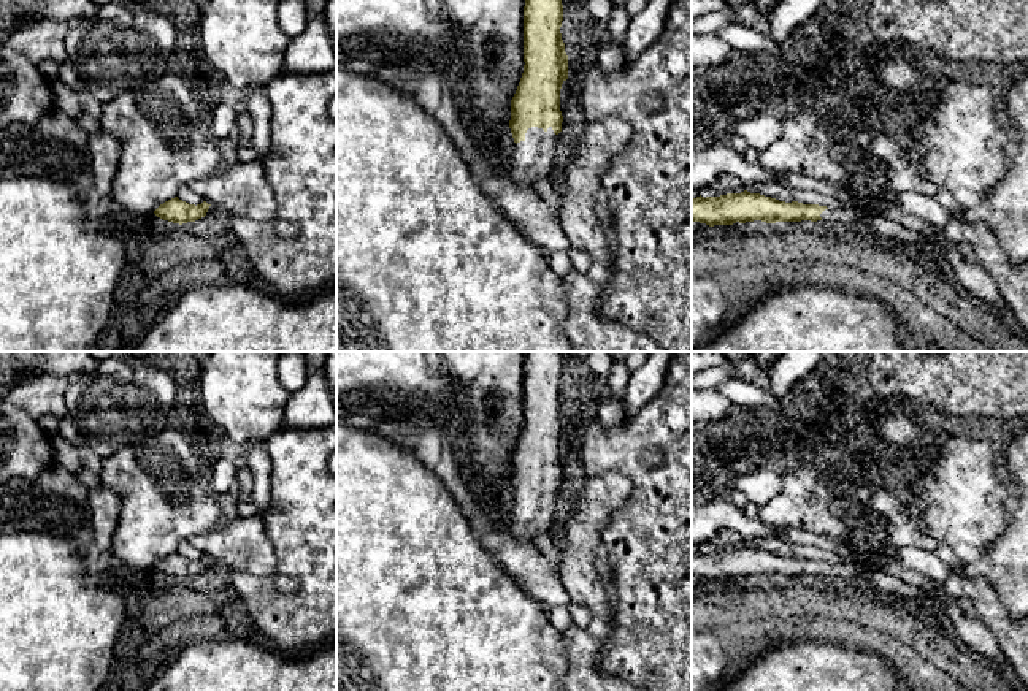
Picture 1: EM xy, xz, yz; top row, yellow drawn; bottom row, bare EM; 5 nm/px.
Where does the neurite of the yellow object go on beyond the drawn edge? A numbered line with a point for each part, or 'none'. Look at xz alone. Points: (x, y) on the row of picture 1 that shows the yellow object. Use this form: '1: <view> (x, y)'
1: xz (533, 159)

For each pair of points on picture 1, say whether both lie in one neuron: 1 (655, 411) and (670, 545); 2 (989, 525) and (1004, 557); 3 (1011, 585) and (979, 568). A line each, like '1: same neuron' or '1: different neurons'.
1: same neuron
2: different neurons
3: same neuron

